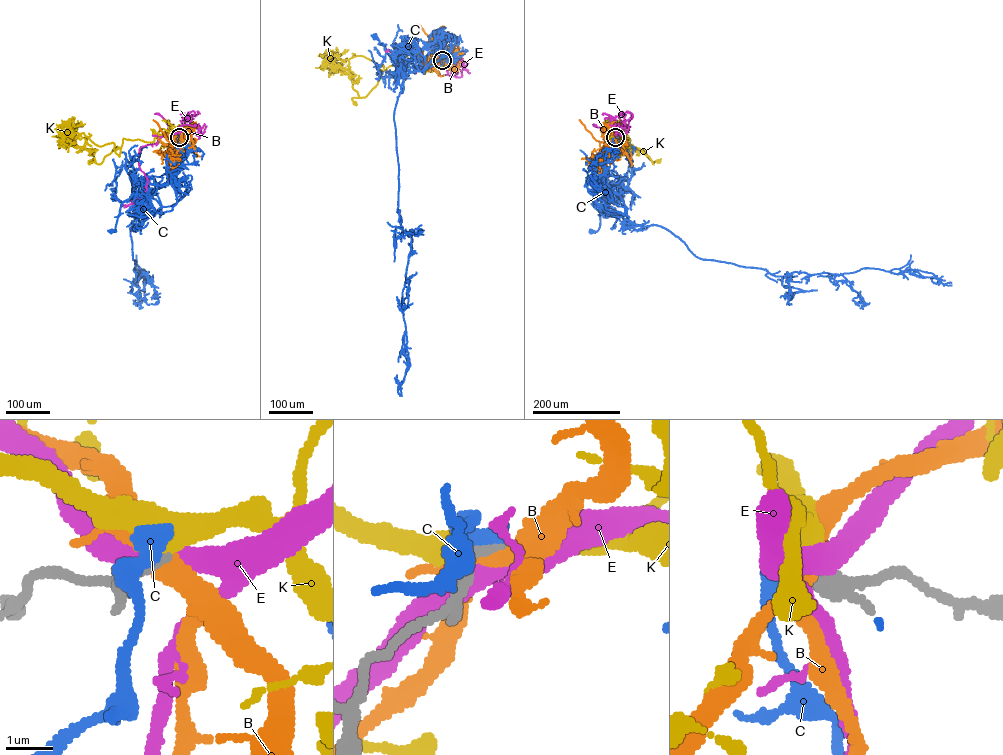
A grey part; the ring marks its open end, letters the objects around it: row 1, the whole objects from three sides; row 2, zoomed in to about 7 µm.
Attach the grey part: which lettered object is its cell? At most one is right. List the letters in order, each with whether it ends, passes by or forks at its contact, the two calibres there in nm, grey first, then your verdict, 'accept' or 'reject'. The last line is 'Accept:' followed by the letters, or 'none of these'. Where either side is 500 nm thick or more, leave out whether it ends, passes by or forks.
B: it passes by; 380 nm thick on the grey side, 400 nm on the other; reject
C: 480 nm thick on the grey side, 650 nm on the other; reject
E: it passes by; 240 nm thick on the grey side, 480 nm on the other; reject
K: it passes by; 240 nm thick on the grey side, 400 nm on the other; accept
Accept: K

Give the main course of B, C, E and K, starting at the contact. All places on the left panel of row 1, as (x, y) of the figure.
B: (179, 137), (180, 142), (171, 143), (174, 152), (167, 159), (180, 159)
C: (179, 137), (175, 147), (183, 165), (171, 183), (136, 192), (122, 202), (116, 231), (110, 231)
E: (179, 137), (179, 127), (194, 125)
K: (179, 137), (162, 129), (153, 142), (123, 138), (119, 156), (116, 146), (100, 163), (89, 164), (91, 161)

